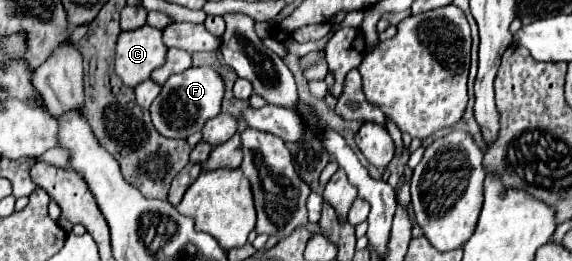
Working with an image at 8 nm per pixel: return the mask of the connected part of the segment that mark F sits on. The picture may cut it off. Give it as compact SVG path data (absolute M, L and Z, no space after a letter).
M192 66L190 70L184 70L180 74L170 76L168 82L162 86L162 92L160 92L160 86L150 78L146 82L140 82L134 88L134 92L136 92L136 102L142 108L150 108L152 124L162 136L166 136L166 138L188 138L190 134L200 132L202 126L220 112L222 98L224 98L224 82L214 68Z

